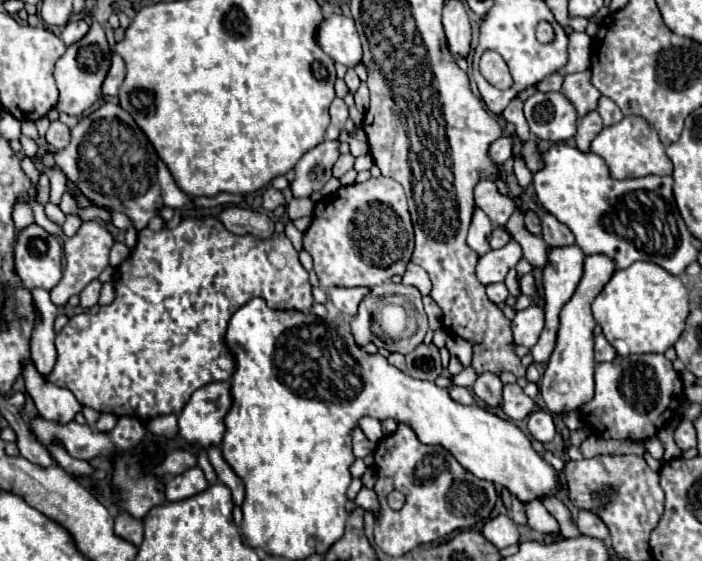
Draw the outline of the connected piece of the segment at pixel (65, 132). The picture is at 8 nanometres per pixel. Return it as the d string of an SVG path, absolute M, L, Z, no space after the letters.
M56 120L56 122L50 124L50 128L46 132L46 140L48 140L50 146L60 150L70 142L70 128L66 124L62 124L60 120Z

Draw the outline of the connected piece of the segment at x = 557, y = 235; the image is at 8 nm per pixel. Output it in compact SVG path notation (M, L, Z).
M548 212L542 214L542 238L550 248L554 248L554 246L572 246L574 244L572 232Z

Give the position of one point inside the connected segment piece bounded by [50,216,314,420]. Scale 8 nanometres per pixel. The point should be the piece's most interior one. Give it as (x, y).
(162, 338)

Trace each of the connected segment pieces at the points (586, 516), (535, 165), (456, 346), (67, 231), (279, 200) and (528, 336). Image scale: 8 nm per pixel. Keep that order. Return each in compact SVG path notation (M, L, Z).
M580 510L578 518L576 518L576 526L578 526L580 534L584 534L584 536L592 536L598 540L608 540L608 536L610 536L606 524L588 510Z
M526 142L524 146L518 146L518 150L522 152L522 156L524 156L524 160L526 160L526 164L528 164L528 168L530 168L532 172L536 172L536 170L542 166L540 152L538 152L538 148L536 148L536 142Z
M450 336L450 338L446 340L446 348L450 350L450 354L458 356L460 362L462 362L464 366L468 366L468 364L472 362L472 354L474 354L474 350L472 350L472 344L470 344L468 340L458 338L458 336Z
M68 216L66 218L66 222L64 222L64 226L62 226L62 232L64 232L64 236L66 238L72 238L76 232L78 232L78 228L80 228L80 218L78 216Z
M268 186L266 190L264 190L264 210L274 210L276 206L280 206L280 204L284 204L286 200L284 200L284 194L280 192L280 190L276 190L276 188L272 188L272 186Z
M530 306L526 310L516 312L512 320L512 332L514 332L514 342L526 348L532 348L538 342L538 336L544 328L544 312L540 306Z

